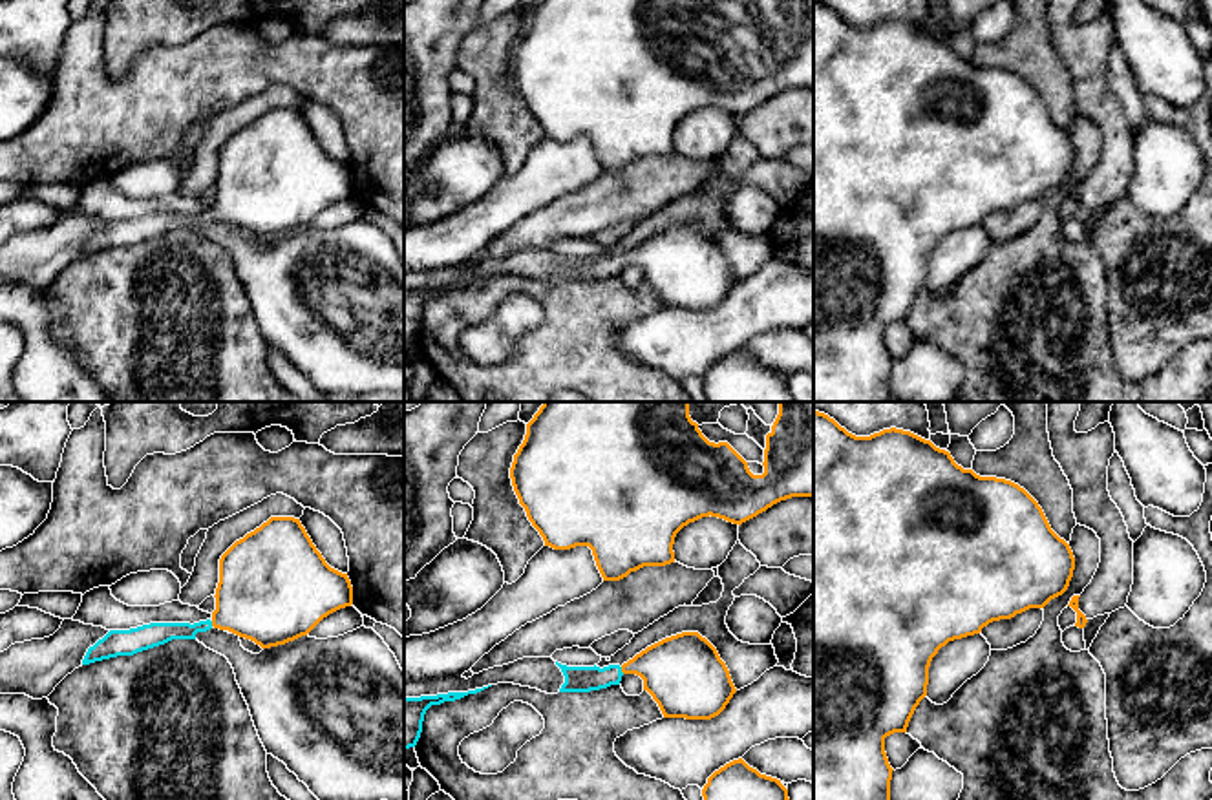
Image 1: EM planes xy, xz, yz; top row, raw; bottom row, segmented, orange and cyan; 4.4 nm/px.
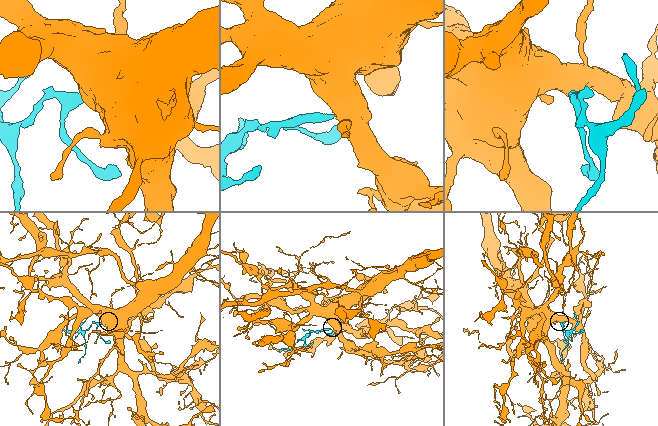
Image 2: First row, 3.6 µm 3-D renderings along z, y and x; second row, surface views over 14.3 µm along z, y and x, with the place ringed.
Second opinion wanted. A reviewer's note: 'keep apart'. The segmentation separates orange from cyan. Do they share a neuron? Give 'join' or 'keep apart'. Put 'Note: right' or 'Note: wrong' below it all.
join
Note: wrong

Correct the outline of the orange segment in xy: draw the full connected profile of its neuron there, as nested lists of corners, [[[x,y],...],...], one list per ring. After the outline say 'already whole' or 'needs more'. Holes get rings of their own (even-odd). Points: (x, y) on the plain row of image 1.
[[[271,108],[219,150],[216,201],[199,214],[150,214],[110,221],[88,239],[82,256],[133,247],[172,230],[196,230],[212,217],[261,239],[307,226],[324,208],[353,195],[347,164],[331,159],[300,110]]]; needs more

